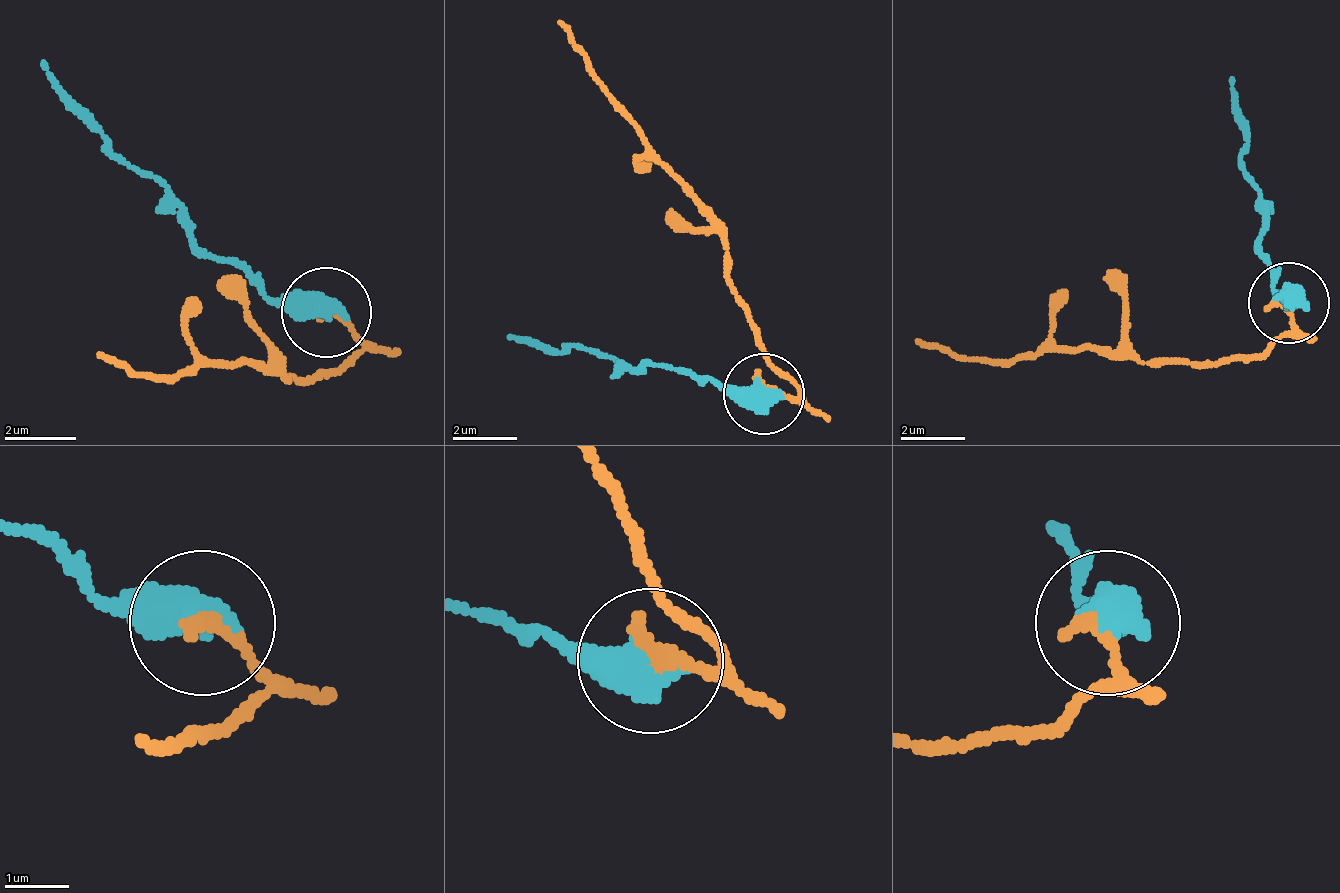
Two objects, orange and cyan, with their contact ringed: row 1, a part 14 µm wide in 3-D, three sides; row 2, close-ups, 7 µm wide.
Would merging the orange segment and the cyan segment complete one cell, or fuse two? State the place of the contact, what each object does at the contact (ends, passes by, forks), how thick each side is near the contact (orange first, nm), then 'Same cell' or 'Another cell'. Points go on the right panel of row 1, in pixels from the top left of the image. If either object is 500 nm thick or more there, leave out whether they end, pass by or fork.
Place: (1288, 302). Thickness 280 nm (orange) against 650 nm. Another cell

